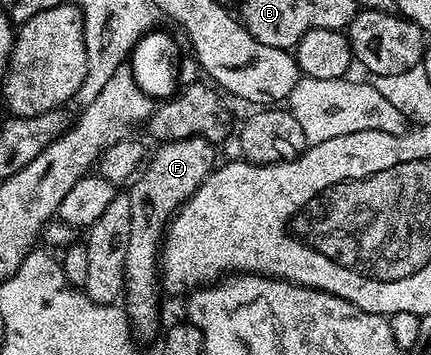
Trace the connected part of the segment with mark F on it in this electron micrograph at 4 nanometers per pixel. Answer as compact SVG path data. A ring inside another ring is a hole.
M202 135L189 139L170 139L159 144L156 152L151 152L142 170L131 180L126 194L130 201L130 245L126 249L124 266L124 289L122 306L133 332L148 339L160 327L160 249L164 233L172 222L180 206L187 201L206 181L206 177L217 166L213 140Z

